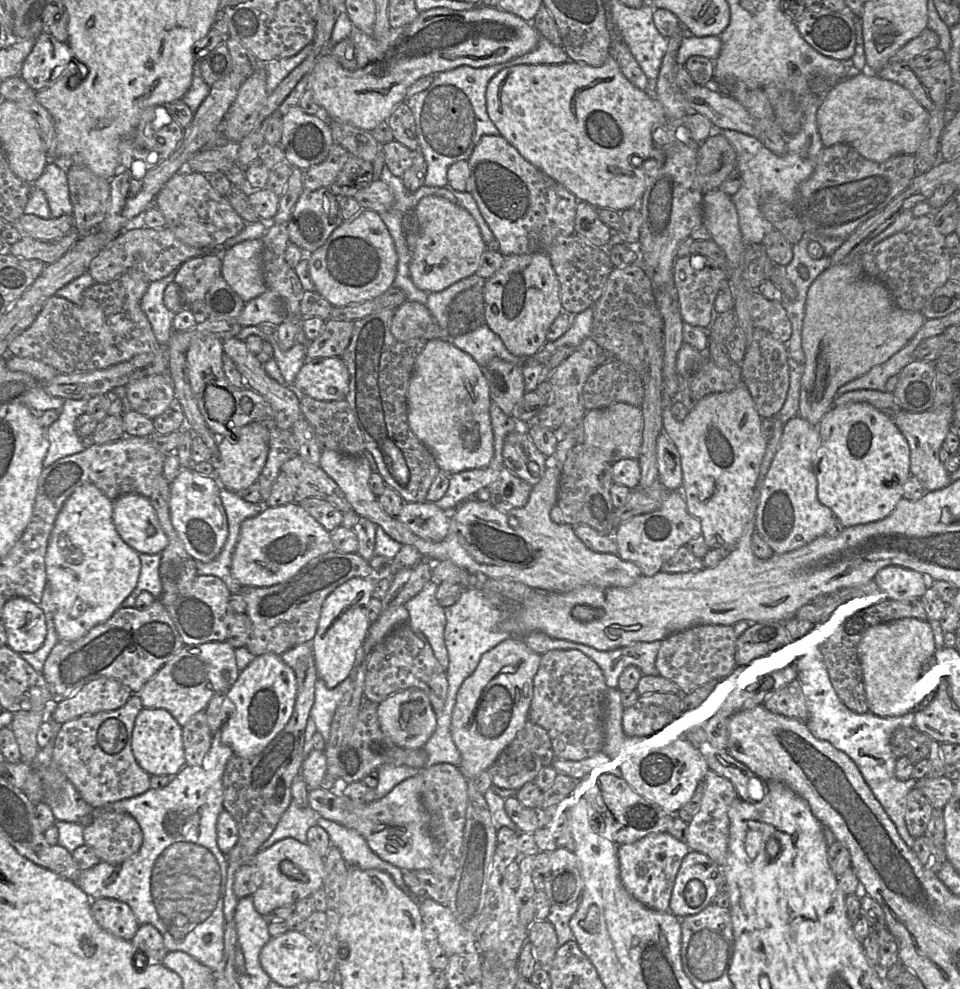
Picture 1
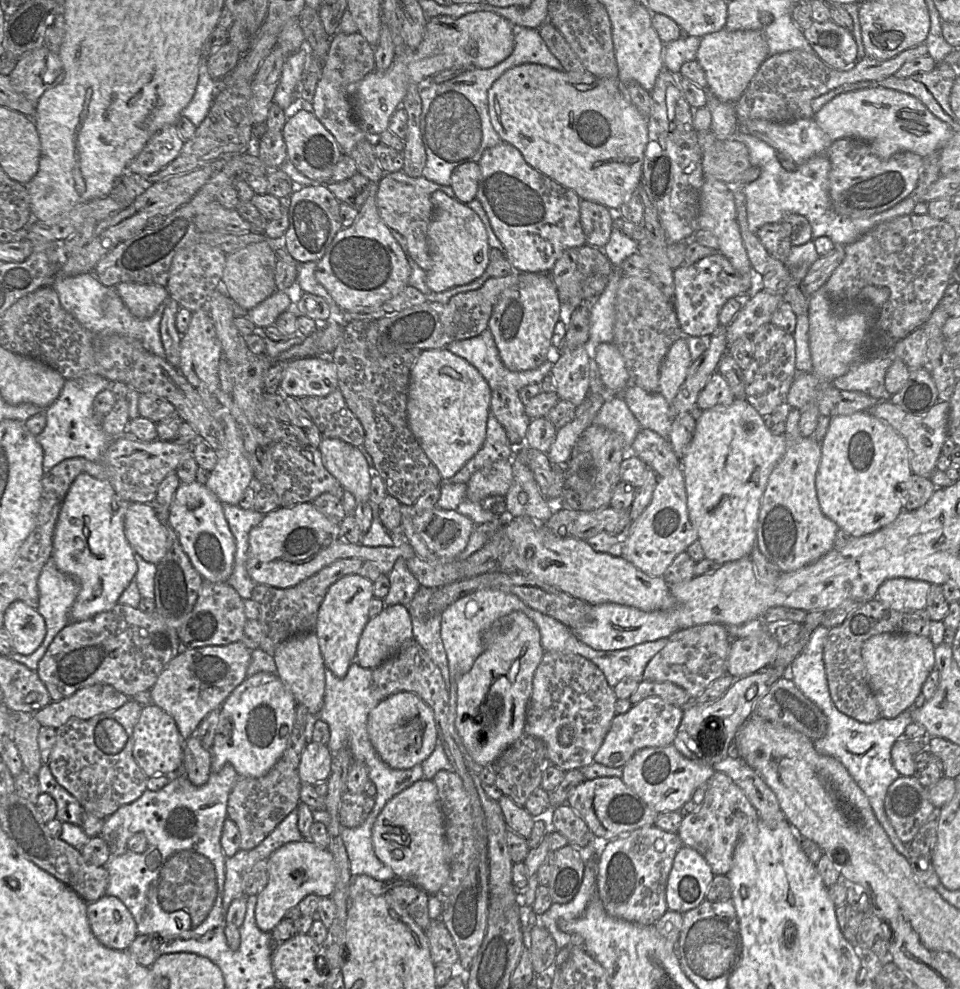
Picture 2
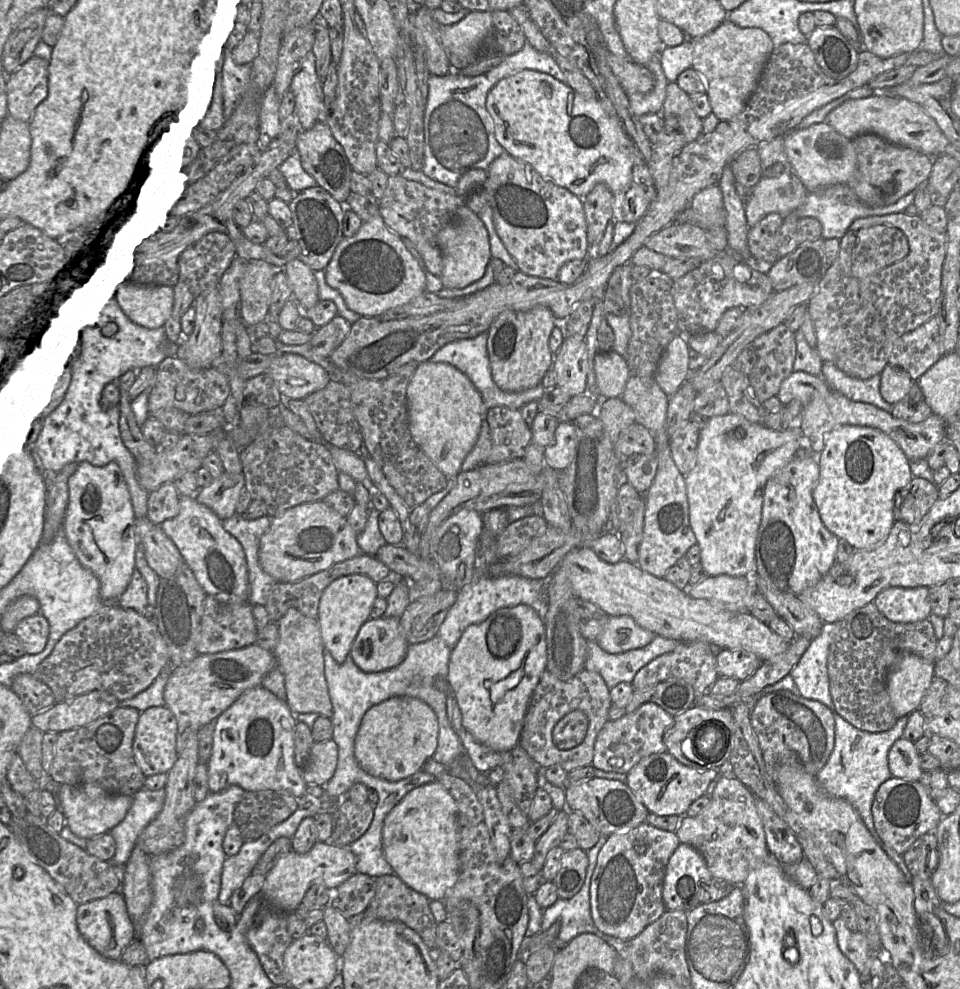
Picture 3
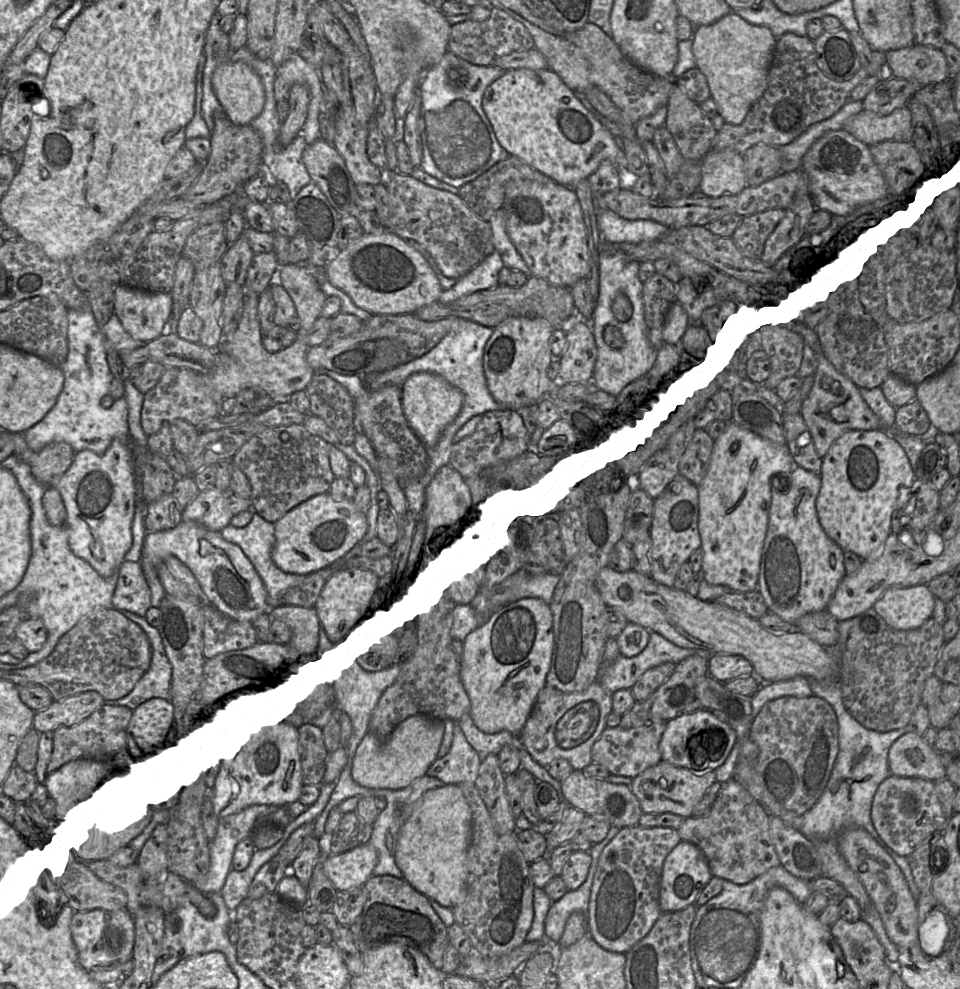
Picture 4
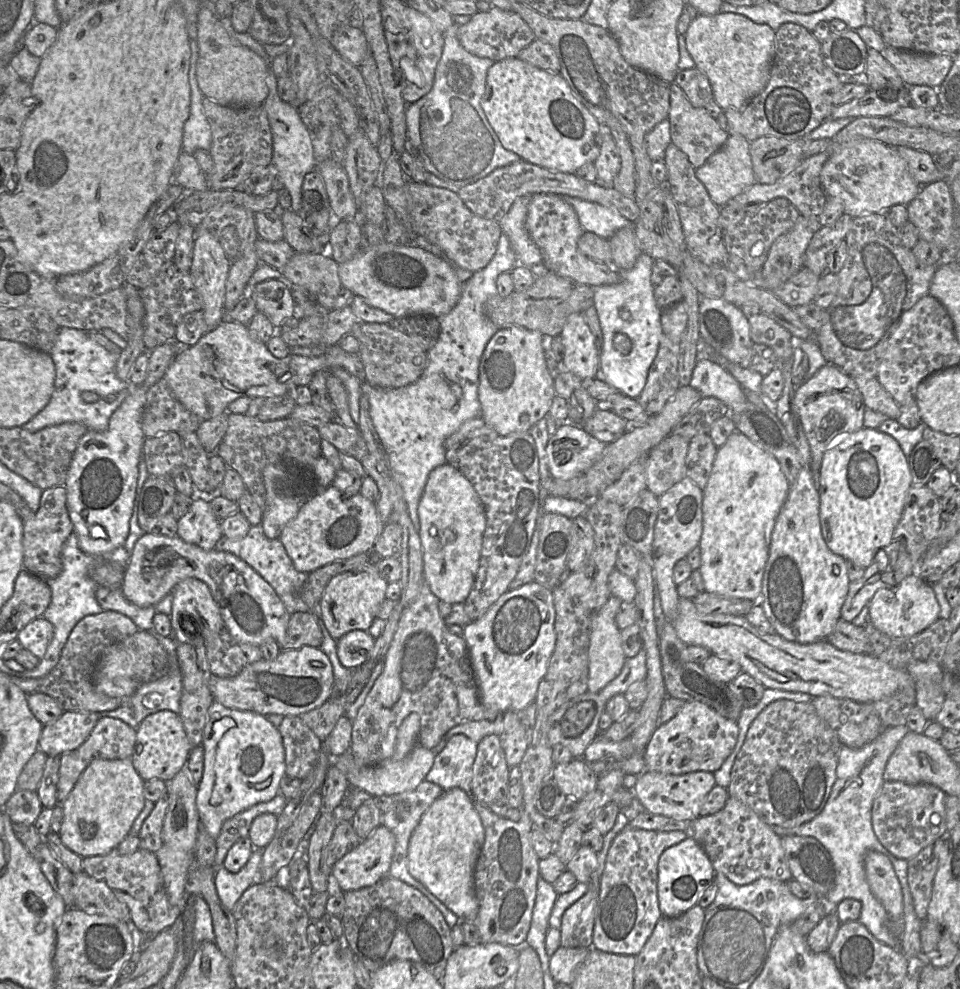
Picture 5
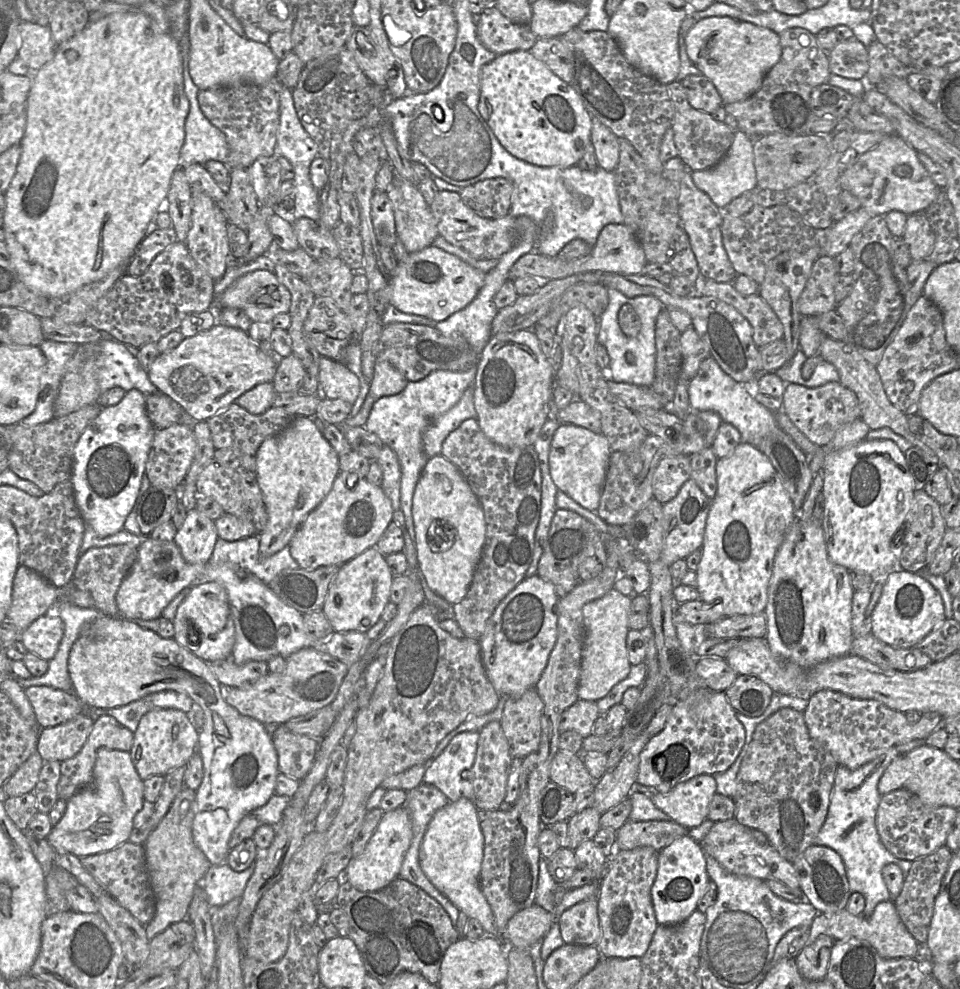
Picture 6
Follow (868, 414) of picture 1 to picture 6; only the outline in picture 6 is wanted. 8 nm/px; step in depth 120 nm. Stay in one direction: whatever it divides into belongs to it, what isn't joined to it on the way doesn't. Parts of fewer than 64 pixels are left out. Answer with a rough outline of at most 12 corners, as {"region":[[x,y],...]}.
{"region":[[892,440],[829,450],[828,557],[883,582],[914,479]]}

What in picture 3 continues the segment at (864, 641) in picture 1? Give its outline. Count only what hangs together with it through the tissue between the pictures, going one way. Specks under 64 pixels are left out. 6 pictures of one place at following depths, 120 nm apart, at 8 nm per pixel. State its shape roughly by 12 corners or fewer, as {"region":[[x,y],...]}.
{"region":[[903,652],[886,672],[899,719],[919,710],[934,662]]}

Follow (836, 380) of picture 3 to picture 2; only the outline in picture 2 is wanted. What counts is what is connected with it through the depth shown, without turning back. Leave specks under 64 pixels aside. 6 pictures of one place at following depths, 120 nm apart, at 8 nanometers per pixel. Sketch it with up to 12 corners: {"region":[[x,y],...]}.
{"region":[[893,356],[866,358],[832,381],[838,390],[889,401]]}

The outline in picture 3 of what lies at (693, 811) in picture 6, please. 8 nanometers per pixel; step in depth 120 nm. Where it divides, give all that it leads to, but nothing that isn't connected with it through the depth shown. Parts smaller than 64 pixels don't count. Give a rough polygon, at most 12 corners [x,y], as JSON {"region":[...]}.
{"region":[[668,751],[642,758],[627,785],[656,815],[687,815],[718,769]]}

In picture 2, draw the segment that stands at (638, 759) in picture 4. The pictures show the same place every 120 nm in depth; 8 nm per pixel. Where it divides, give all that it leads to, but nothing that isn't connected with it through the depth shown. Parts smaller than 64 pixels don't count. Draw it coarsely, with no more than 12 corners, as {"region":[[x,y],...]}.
{"region":[[653,696],[616,714],[594,762],[671,745],[683,708]]}

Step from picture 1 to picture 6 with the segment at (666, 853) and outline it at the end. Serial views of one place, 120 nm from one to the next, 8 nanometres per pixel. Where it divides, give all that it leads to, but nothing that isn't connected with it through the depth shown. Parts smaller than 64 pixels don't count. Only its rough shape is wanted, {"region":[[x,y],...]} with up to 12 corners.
{"region":[[614,850],[600,881],[600,959],[641,958],[658,926],[658,853]]}

